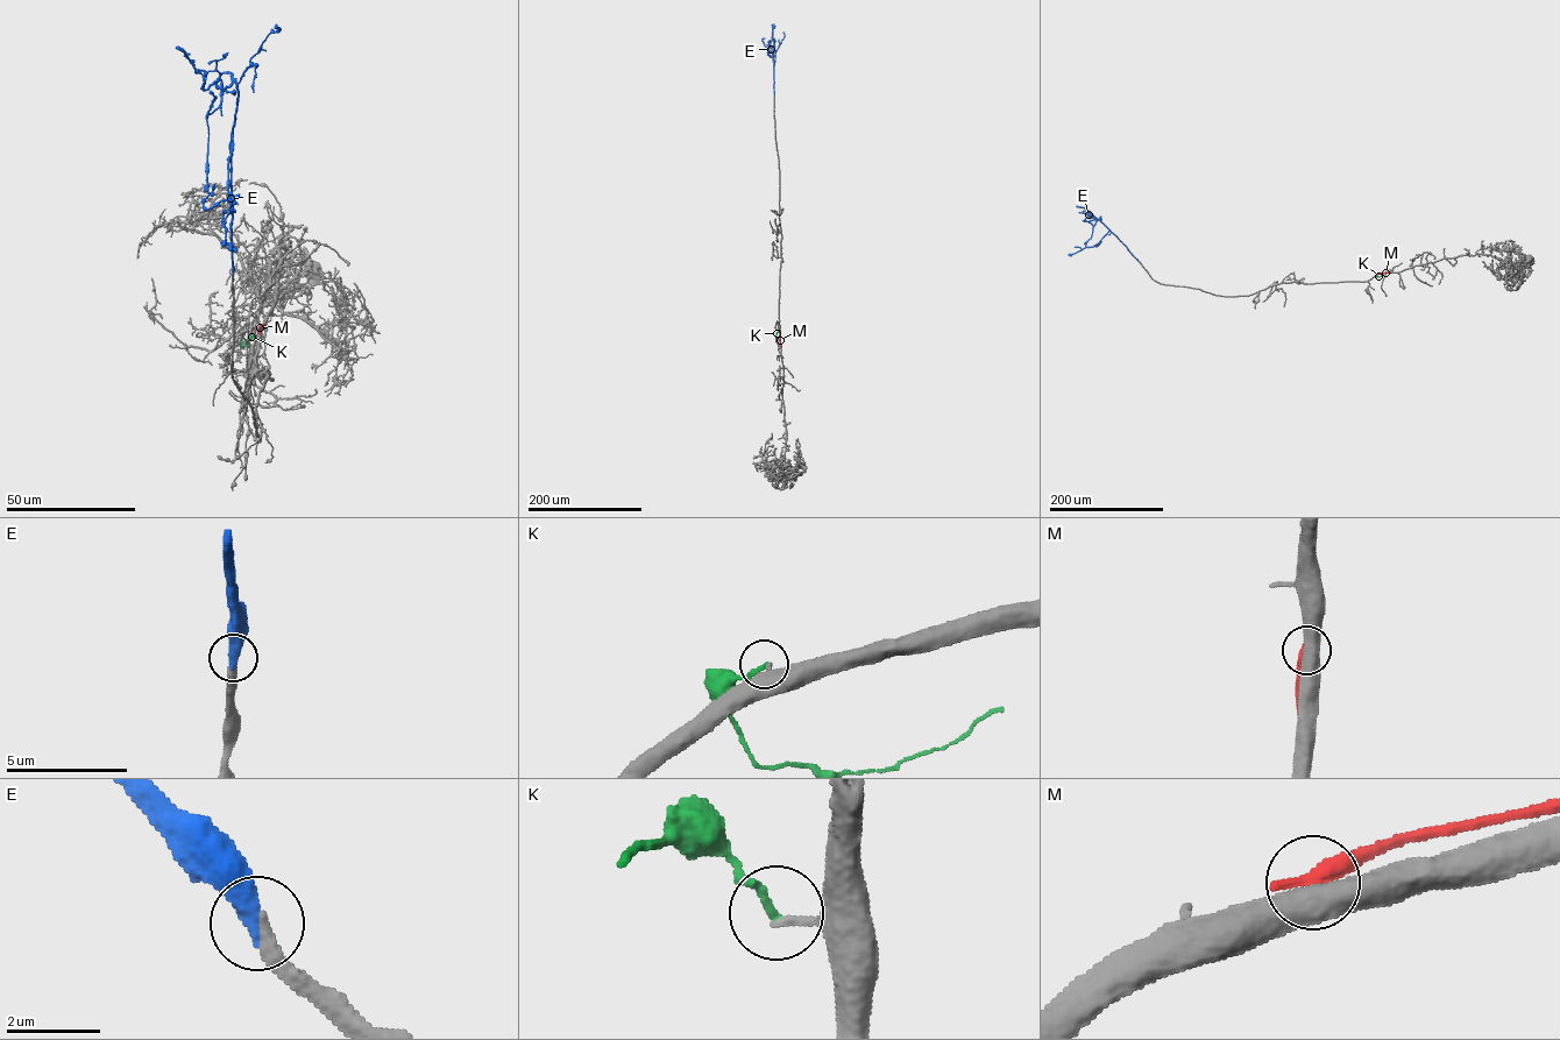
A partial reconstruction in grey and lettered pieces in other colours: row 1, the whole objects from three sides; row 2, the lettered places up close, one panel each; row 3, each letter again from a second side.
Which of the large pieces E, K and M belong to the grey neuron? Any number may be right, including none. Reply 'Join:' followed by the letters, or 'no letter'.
Join: E

